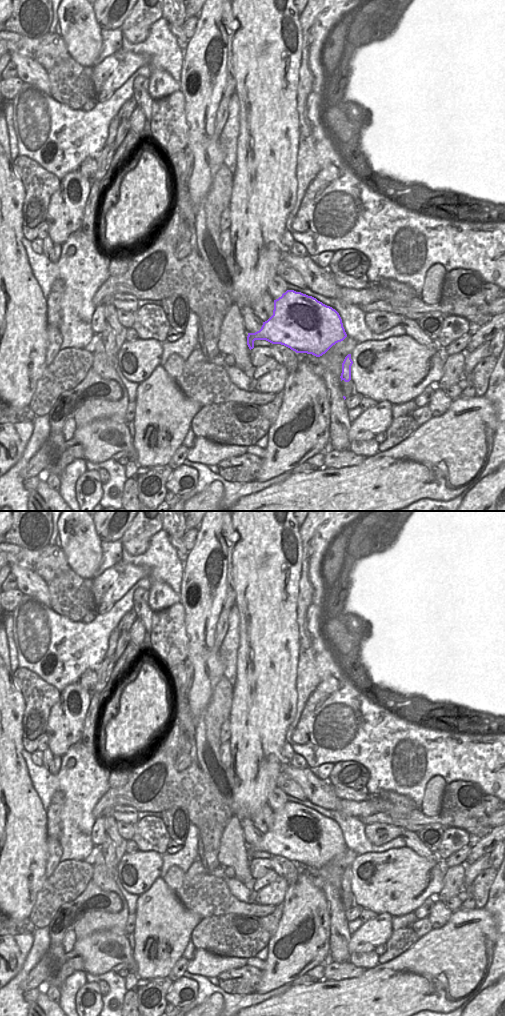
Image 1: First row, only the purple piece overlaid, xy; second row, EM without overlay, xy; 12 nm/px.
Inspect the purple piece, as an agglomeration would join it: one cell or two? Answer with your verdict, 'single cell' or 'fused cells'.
single cell

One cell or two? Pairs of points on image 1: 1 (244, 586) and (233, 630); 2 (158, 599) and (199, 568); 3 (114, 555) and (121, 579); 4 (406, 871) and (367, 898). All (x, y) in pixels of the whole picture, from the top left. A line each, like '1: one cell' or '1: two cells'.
1: two cells
2: two cells
3: two cells
4: one cell

